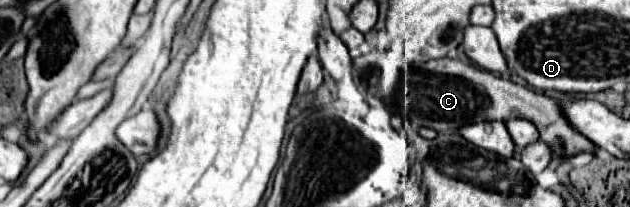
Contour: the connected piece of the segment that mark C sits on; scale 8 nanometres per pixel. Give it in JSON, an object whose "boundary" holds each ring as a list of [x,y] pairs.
{"boundary":[[[439,58],[407,64],[397,78],[397,86],[391,90],[391,94],[387,94],[385,104],[393,114],[407,118],[415,126],[433,128],[435,132],[457,132],[463,126],[485,120],[507,122],[513,118],[525,118],[537,126],[541,142],[545,142],[553,154],[573,158],[583,152],[597,152],[595,144],[589,138],[573,130],[557,100],[541,92],[533,92],[527,86],[495,76],[463,60]]]}

